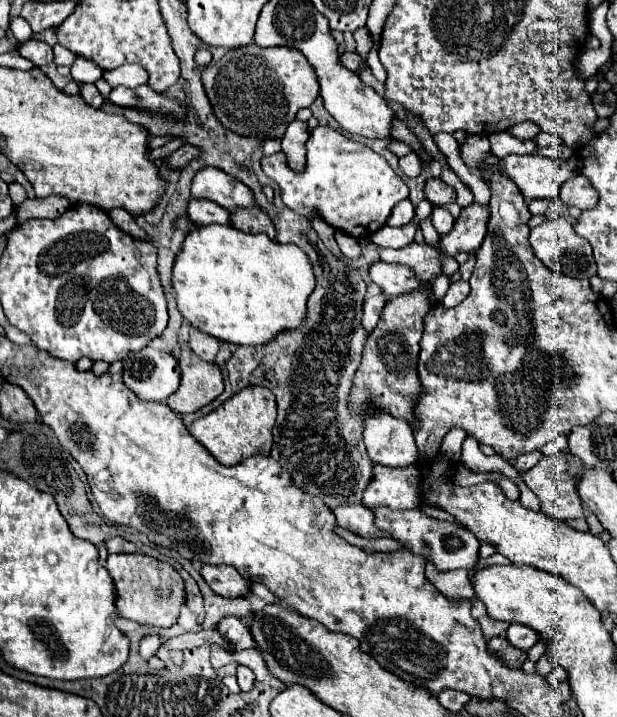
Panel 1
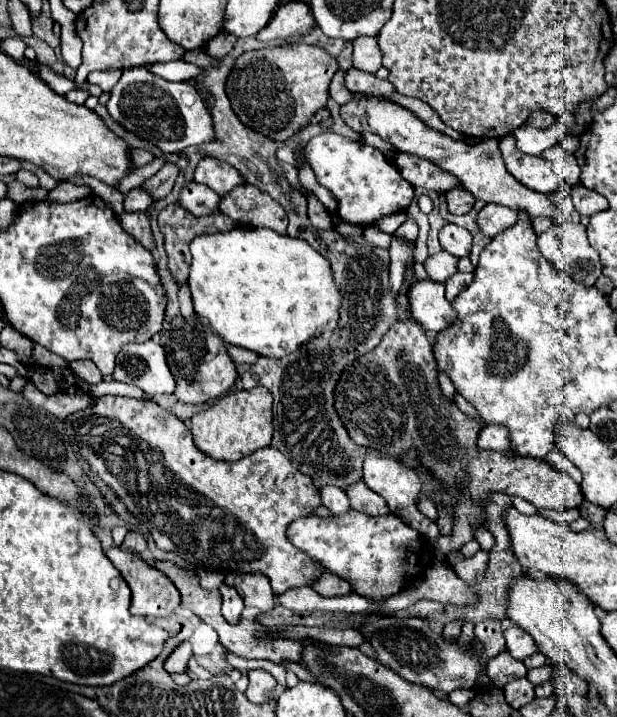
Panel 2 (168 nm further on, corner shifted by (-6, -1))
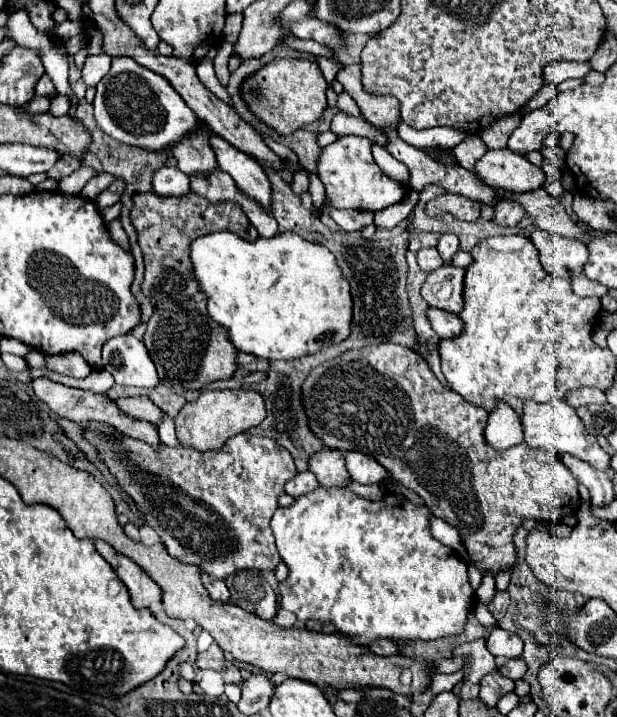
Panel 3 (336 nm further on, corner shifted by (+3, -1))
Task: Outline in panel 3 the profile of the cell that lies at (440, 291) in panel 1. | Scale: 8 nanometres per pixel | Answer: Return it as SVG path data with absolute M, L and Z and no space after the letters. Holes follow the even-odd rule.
M426 247L426 249L418 251L418 265L428 273L428 271L442 267L444 263L442 263L442 257L438 255L436 247Z

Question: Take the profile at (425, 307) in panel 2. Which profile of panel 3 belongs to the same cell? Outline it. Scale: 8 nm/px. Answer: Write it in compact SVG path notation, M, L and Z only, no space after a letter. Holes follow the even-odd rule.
M428 309L428 319L434 327L434 331L442 337L442 339L452 339L452 337L458 337L462 333L462 325L464 321L458 317L458 315L450 315L446 311L434 311L434 309Z

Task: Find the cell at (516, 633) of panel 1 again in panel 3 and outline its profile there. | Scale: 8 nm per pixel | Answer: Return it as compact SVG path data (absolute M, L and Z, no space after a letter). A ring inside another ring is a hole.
M500 627L492 629L490 637L486 639L486 647L494 657L506 657L516 659L522 655L522 639L510 631L504 631Z

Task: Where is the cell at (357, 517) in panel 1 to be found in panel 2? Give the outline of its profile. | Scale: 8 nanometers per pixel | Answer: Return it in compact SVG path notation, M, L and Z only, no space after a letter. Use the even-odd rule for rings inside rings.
M321 487L319 491L321 491L321 497L323 497L323 505L325 505L331 513L343 515L343 513L347 513L347 511L351 509L349 497L347 497L343 491L339 491L337 487Z

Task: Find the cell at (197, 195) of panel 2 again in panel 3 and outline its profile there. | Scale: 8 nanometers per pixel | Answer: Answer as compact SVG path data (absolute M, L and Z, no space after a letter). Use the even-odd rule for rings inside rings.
M164 165L152 173L152 189L162 197L178 197L190 193L186 173L178 171L176 165Z

